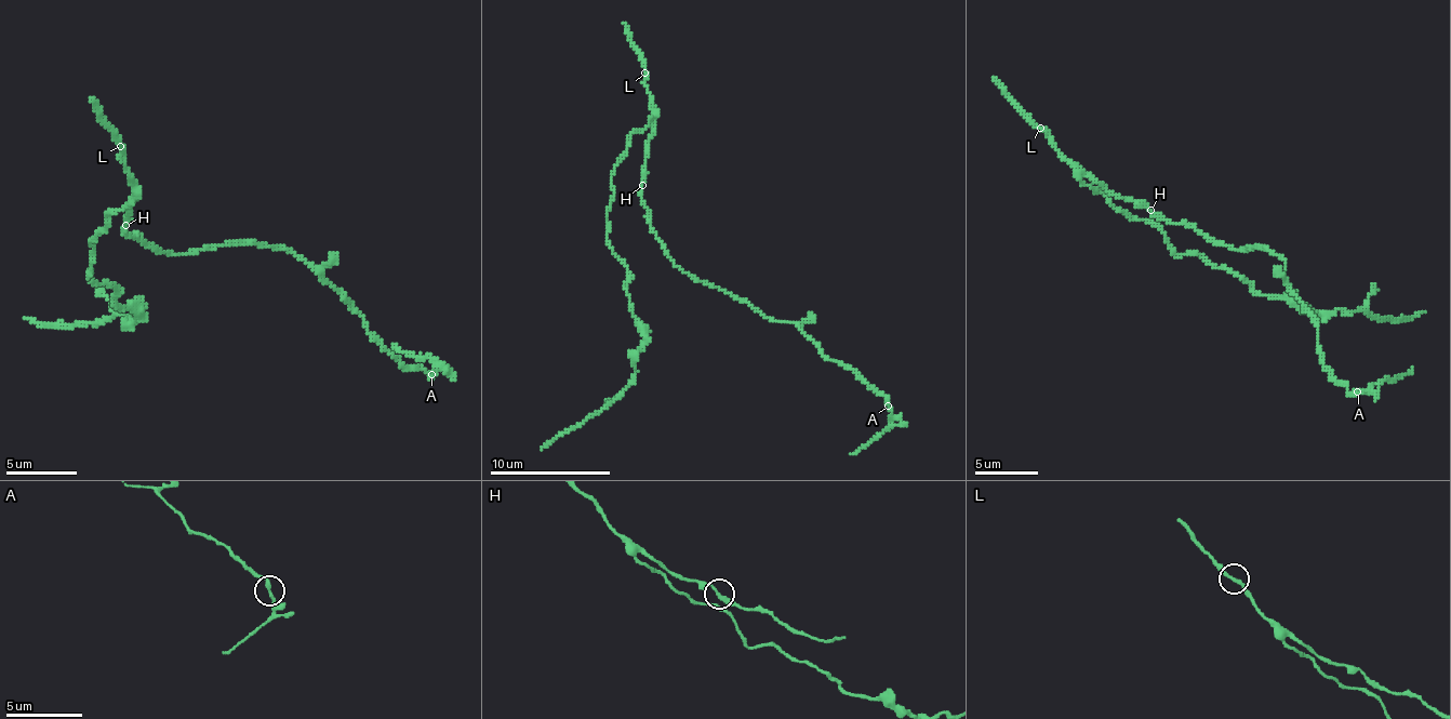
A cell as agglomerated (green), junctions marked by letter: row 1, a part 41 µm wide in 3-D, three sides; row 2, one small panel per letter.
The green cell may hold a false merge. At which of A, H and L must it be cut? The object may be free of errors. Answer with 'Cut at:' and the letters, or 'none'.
Cut at: none

